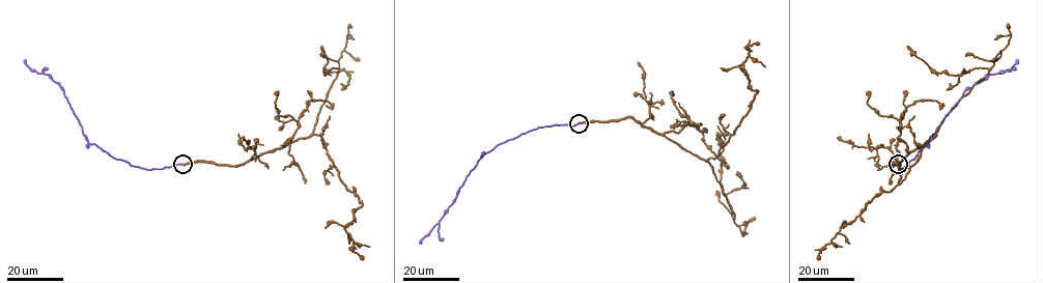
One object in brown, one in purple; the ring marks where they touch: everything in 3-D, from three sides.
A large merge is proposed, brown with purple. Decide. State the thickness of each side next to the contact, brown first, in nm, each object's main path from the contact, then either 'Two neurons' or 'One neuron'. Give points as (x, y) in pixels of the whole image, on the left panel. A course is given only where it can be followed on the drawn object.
Thickness 360 nm (brown) against 200 nm. Course of brown: (184, 164), (243, 165), (319, 135), (339, 179), (362, 204), (344, 228), (353, 250), (363, 259). Course of purple: (184, 164), (143, 169), (113, 159), (90, 144), (58, 83), (48, 74), (32, 69), (24, 60). Two neurons

